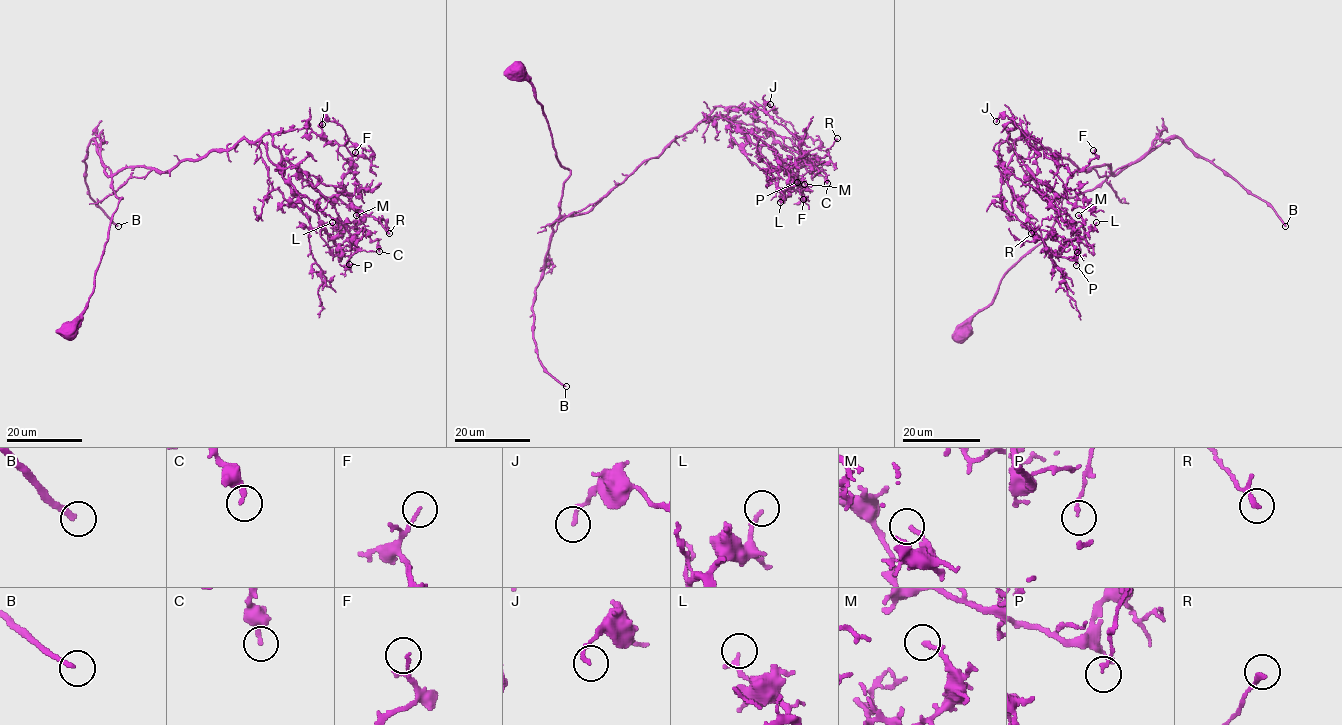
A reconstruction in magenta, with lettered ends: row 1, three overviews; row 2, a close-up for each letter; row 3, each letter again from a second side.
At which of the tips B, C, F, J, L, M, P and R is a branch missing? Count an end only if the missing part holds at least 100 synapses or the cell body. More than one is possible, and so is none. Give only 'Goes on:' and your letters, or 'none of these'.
Goes on: B

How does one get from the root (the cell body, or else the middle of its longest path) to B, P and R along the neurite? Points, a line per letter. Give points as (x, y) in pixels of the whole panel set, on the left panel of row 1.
B: (70, 334), (93, 291), (110, 221), (123, 198), (112, 190), (92, 139), (84, 158), (87, 192), (118, 226)
P: (70, 334), (126, 168), (168, 171), (246, 138), (313, 228), (350, 239), (349, 264)
R: (70, 334), (123, 198), (112, 177), (126, 168), (168, 171), (260, 141), (273, 163), (332, 185), (389, 233)

